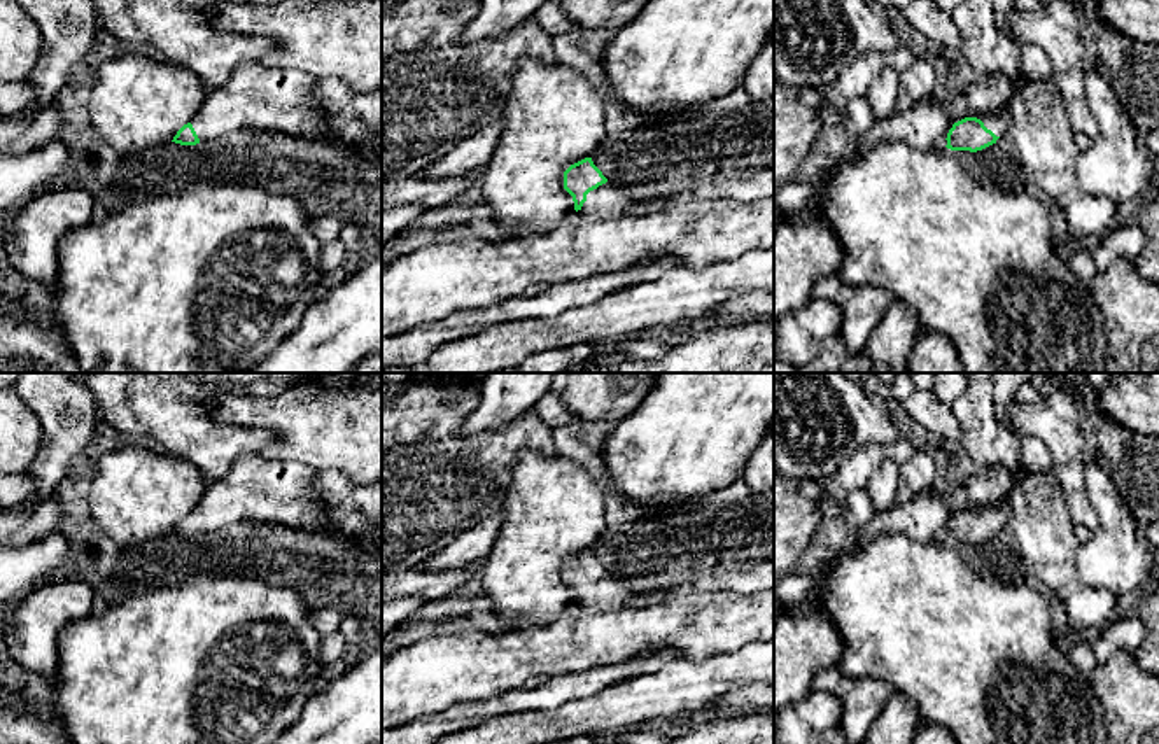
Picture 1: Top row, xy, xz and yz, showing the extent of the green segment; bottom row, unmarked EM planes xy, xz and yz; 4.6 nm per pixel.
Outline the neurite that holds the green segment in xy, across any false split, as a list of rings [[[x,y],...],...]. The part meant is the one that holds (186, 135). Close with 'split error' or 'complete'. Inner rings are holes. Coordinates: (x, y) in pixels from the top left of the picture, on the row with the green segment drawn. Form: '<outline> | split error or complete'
[[[242,63],[224,84],[207,89],[200,110],[172,142],[196,145],[245,130],[326,133],[327,117],[312,96],[315,82],[299,70]]] | split error

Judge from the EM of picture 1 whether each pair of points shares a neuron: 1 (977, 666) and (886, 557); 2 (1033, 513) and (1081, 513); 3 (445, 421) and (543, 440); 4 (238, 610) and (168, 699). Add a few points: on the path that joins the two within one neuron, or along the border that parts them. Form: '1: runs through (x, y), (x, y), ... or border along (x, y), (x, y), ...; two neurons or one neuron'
1: runs through (951, 639), (895, 583); one neuron
2: border along (1053, 475), (1074, 527); two neurons
3: runs through (459, 445), (505, 445), (515, 440); one neuron
4: runs through (217, 632), (195, 659), (189, 676); one neuron

